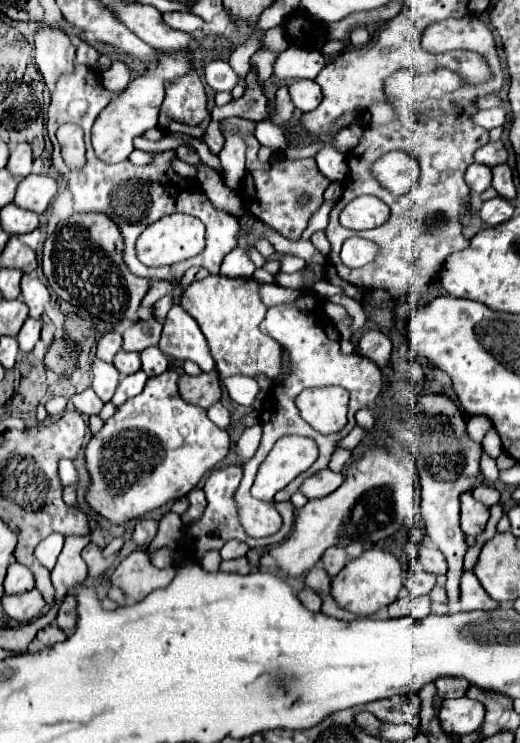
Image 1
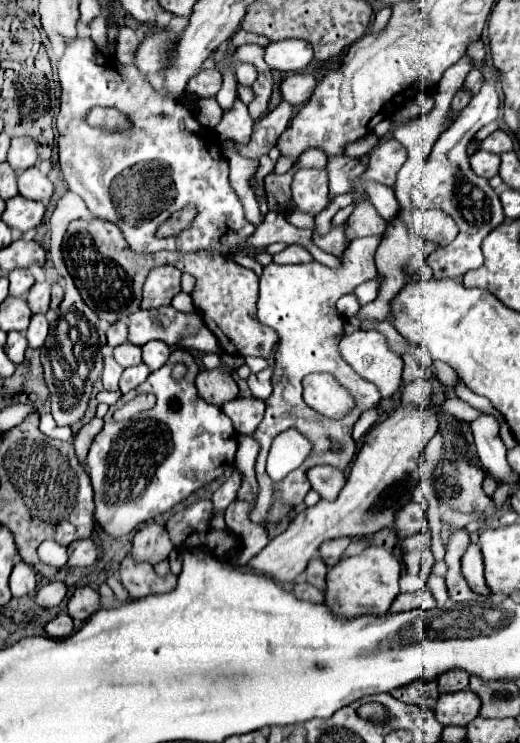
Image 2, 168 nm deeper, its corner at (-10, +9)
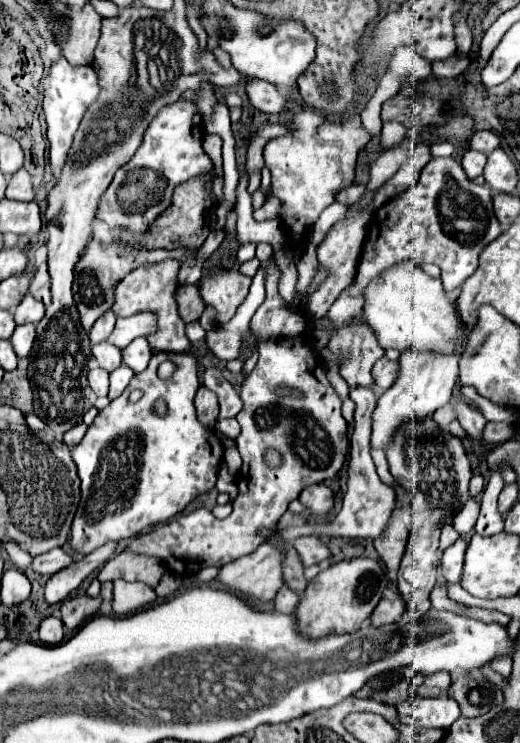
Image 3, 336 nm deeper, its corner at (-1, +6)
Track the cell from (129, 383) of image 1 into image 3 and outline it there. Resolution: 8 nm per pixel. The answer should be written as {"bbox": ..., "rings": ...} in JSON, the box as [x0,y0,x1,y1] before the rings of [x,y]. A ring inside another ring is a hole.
{"bbox":[109,365,133,399],"rings":[[[121,365],[119,369],[115,369],[113,373],[111,373],[111,387],[109,387],[109,399],[117,399],[123,391],[125,391],[125,387],[129,385],[129,381],[133,379],[133,371],[127,367],[127,365]]]}

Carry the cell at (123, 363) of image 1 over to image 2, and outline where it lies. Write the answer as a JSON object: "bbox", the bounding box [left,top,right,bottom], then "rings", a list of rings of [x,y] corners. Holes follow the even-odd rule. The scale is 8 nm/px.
{"bbox":[114,342,142,368],"rings":[[[124,342],[120,346],[114,348],[114,360],[122,366],[122,368],[128,368],[128,366],[136,366],[142,362],[142,350],[130,342]]]}

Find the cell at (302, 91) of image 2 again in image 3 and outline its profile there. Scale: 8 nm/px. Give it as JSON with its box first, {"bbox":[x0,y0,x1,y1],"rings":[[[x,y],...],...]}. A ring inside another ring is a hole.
{"bbox":[247,81,287,113],"rings":[[[249,81],[247,83],[247,97],[253,107],[263,113],[281,113],[287,105],[287,97],[267,81]]]}

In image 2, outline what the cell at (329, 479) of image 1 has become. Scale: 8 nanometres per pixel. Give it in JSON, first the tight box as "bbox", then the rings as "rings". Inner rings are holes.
{"bbox":[308,466,346,500],"rings":[[[316,466],[308,470],[308,480],[312,490],[316,490],[324,500],[336,500],[346,484],[344,474],[332,466]]]}

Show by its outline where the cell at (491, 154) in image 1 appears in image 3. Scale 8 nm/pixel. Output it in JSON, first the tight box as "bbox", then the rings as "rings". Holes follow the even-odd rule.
{"bbox":[469,131,499,155],"rings":[[[477,131],[471,141],[469,141],[469,149],[475,149],[475,151],[481,151],[485,155],[489,155],[491,151],[495,151],[499,147],[499,139],[493,131]]]}

